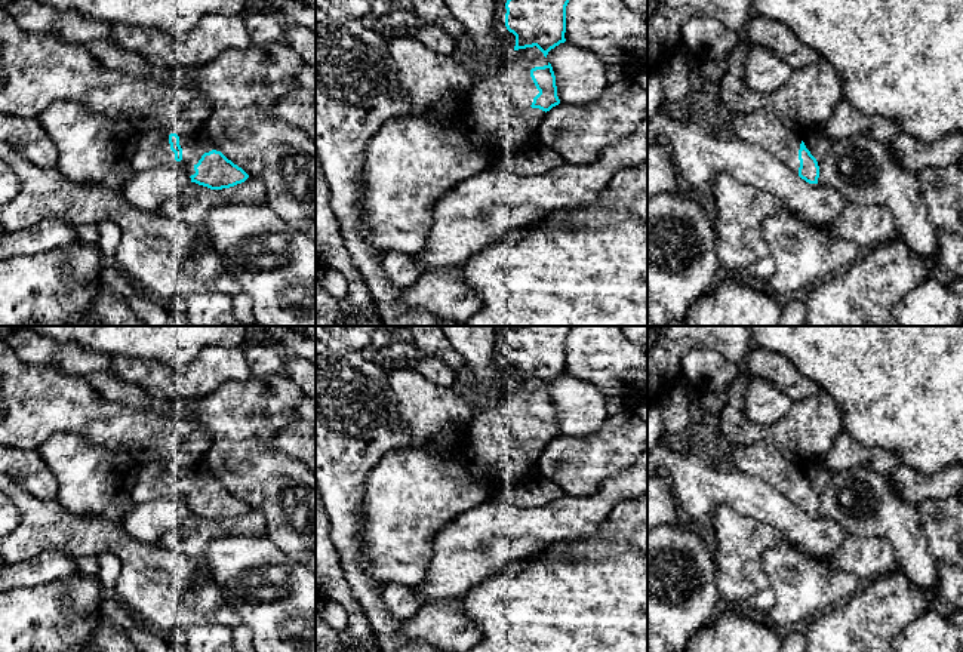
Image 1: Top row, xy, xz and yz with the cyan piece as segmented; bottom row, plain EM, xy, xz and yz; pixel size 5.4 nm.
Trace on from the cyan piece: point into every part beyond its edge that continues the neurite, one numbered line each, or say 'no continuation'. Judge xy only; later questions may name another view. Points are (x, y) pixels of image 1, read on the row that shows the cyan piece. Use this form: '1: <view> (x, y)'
1: xy (153, 150)

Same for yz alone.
1: yz (763, 129)

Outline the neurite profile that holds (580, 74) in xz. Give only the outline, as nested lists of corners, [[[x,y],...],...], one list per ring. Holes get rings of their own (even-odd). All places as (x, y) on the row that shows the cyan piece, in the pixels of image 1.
[[[560,43],[547,55],[556,76],[562,104],[585,105],[607,87],[606,64],[593,52],[572,43]]]

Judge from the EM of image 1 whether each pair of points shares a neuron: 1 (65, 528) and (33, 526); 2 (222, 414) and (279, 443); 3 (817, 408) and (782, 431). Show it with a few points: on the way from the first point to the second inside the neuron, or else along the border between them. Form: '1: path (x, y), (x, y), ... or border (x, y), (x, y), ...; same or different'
1: path (58, 528), (40, 526); same
2: border (298, 418), (274, 437), (273, 446), (300, 463); different
3: path (808, 417), (791, 431); same

